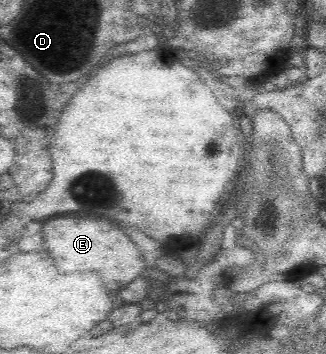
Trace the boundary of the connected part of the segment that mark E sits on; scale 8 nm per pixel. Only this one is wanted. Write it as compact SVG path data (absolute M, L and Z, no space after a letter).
M60 216L52 220L41 221L44 238L44 250L54 258L56 268L62 272L76 270L94 270L102 276L108 290L124 288L128 282L138 278L144 270L144 260L134 246L134 242L120 228L112 226L108 220L92 218L72 218Z

